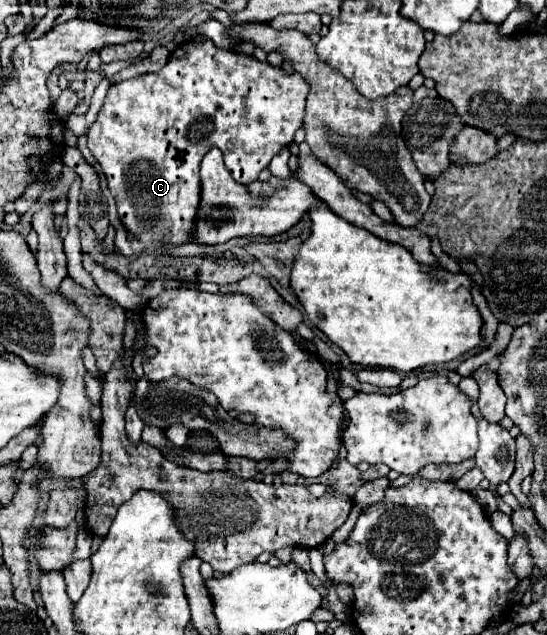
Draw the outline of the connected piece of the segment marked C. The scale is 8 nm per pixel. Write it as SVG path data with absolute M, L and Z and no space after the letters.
M209 39L203 43L181 43L157 73L145 73L111 85L97 121L87 133L87 141L105 173L127 235L135 237L147 253L161 251L165 245L189 243L201 201L199 163L203 155L211 147L219 147L233 179L253 183L273 155L293 143L293 133L303 125L307 93L309 85L299 73L287 75L283 69L261 63L255 57L219 49Z

